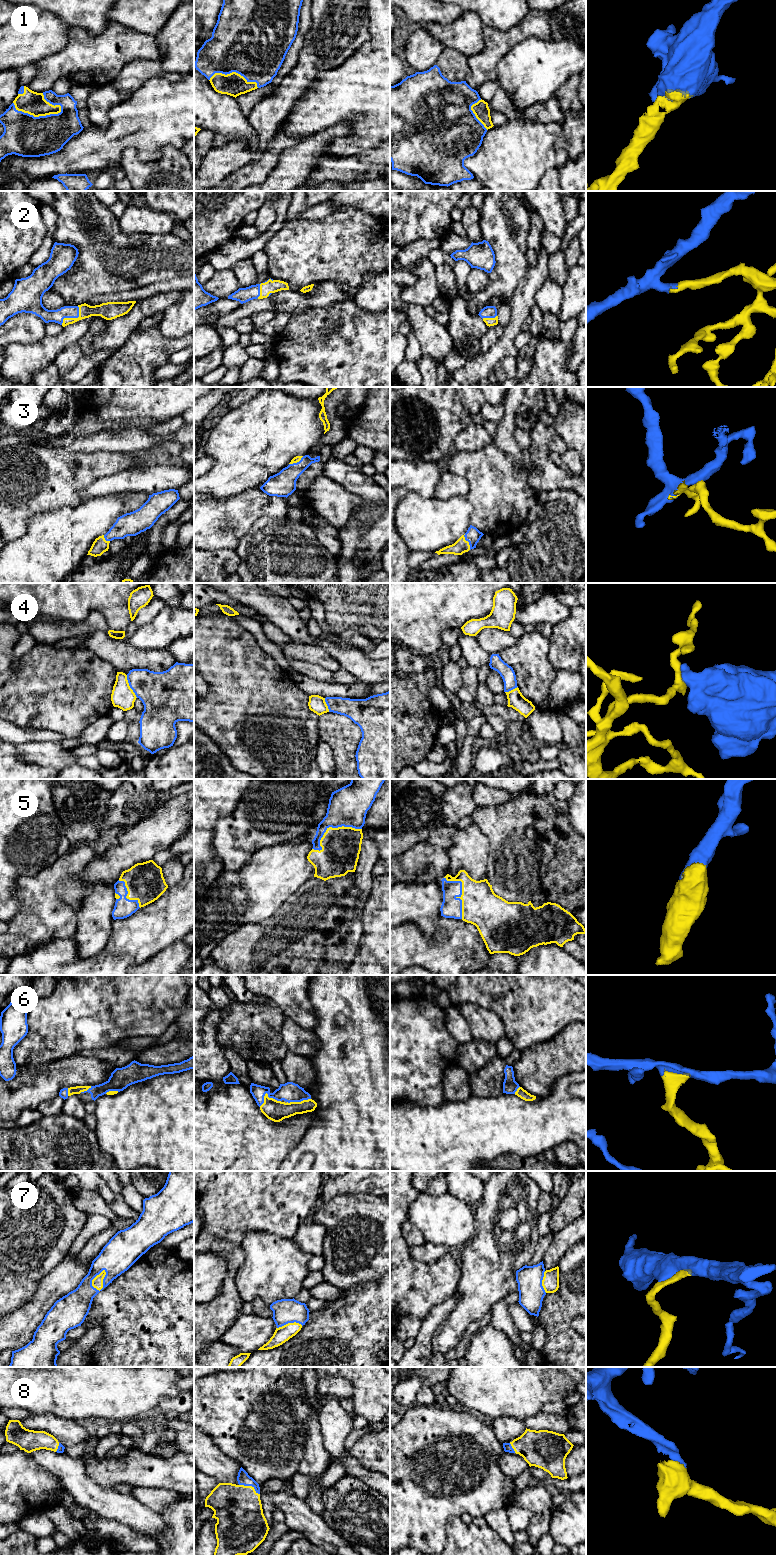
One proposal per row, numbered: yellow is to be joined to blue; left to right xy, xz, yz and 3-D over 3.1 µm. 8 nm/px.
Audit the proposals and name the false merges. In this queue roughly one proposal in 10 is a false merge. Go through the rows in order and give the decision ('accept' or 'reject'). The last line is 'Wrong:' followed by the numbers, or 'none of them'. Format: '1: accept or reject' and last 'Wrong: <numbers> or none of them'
1: accept
2: accept
3: accept
4: reject
5: accept
6: accept
7: accept
8: accept
Wrong: 4

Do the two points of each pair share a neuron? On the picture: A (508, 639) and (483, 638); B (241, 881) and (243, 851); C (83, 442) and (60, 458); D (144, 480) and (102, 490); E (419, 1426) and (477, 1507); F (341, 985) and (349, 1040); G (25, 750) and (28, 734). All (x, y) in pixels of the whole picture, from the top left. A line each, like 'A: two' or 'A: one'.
A: one
B: two
C: two
D: one
E: one
F: one
G: two

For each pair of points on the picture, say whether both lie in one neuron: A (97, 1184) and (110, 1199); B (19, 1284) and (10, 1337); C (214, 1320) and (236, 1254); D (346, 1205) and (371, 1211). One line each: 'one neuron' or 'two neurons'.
A: one neuron
B: two neurons
C: one neuron
D: one neuron

